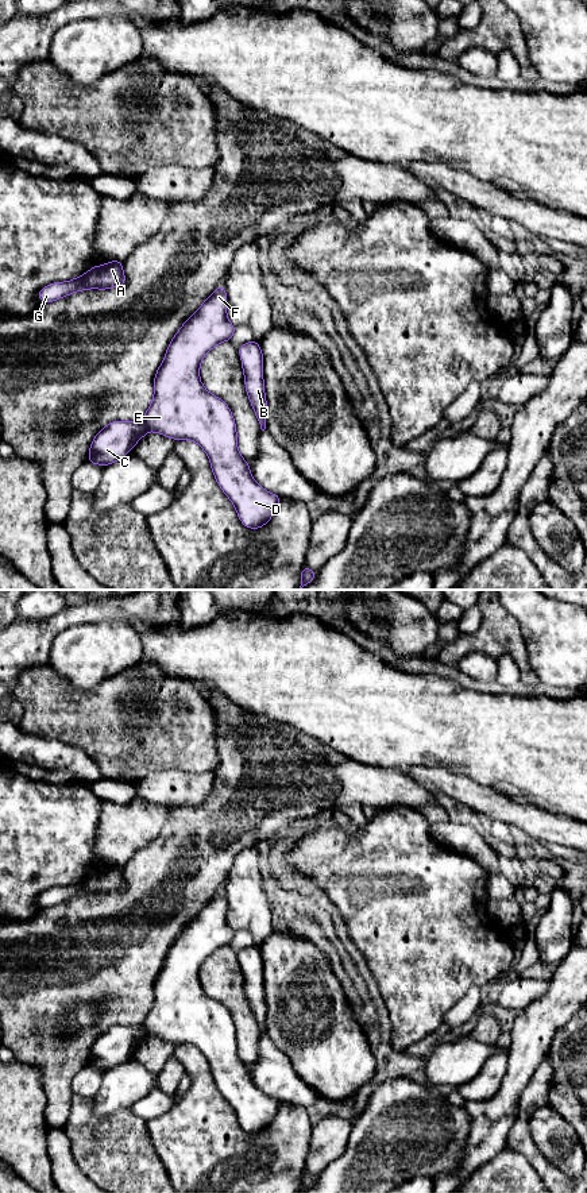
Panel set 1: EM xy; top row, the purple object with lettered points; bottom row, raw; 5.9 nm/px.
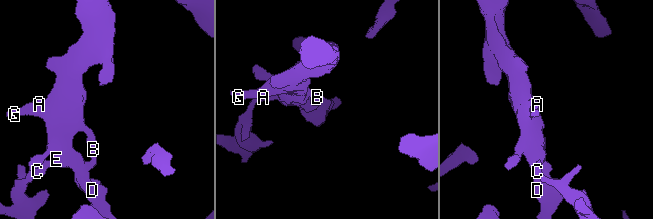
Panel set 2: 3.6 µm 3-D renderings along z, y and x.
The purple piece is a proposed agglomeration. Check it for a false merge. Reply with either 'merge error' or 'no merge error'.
no merge error

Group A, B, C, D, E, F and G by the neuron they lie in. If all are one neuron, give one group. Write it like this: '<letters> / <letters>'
A B C D E F G

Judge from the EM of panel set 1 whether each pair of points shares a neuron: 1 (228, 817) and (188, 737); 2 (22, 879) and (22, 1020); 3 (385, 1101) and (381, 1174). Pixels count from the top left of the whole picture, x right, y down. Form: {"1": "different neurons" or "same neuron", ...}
{"1": "different neurons", "2": "different neurons", "3": "same neuron"}

